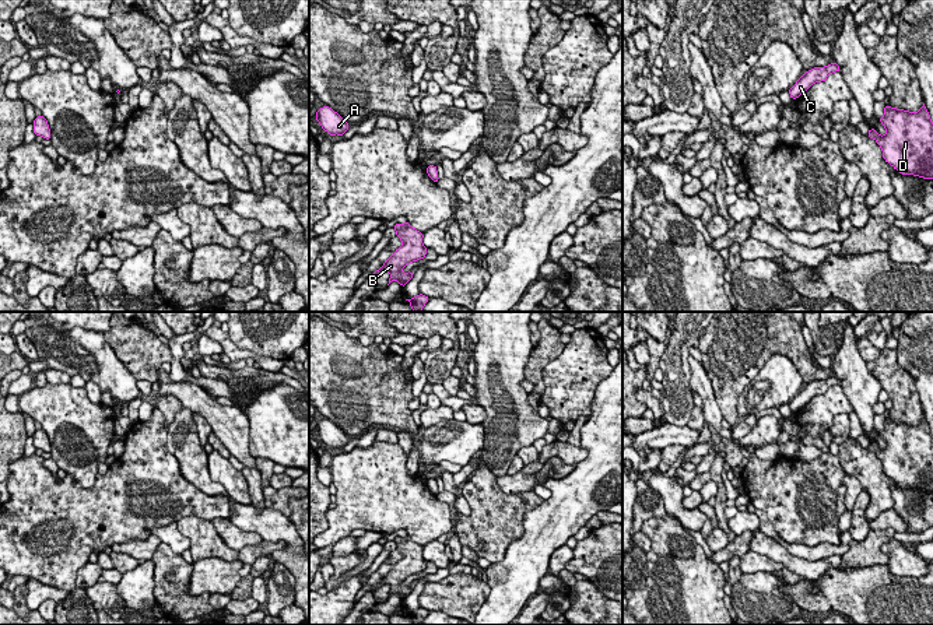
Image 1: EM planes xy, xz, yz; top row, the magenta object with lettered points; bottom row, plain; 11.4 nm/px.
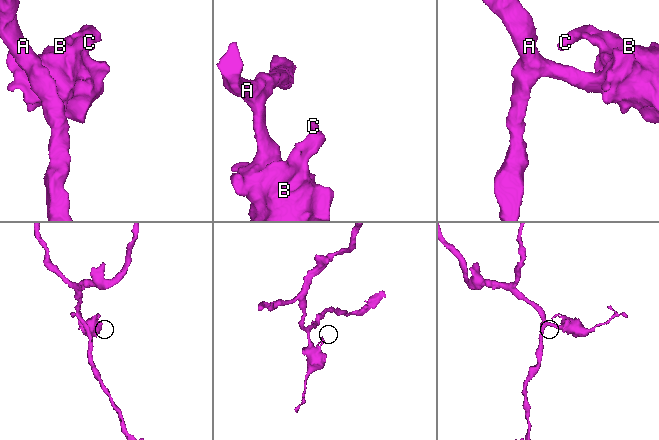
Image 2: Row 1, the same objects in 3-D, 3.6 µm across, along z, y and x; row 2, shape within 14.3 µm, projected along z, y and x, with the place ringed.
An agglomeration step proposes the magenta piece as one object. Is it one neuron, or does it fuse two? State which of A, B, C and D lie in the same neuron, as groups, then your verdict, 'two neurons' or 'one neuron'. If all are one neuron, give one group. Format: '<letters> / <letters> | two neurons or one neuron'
A B C D | one neuron

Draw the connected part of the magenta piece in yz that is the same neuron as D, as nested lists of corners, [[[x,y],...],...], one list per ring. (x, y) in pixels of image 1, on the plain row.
[[[925,417],[919,425],[908,425],[885,418],[880,435],[887,446],[880,449],[877,443],[870,442],[867,449],[881,460],[885,475],[902,488],[933,492],[933,436]]]

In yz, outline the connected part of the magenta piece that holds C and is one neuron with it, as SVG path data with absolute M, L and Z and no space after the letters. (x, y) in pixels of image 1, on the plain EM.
M831 376L825 380L814 380L806 385L796 397L789 403L790 411L796 412L806 405L814 396L825 394L831 386L841 385L836 376Z

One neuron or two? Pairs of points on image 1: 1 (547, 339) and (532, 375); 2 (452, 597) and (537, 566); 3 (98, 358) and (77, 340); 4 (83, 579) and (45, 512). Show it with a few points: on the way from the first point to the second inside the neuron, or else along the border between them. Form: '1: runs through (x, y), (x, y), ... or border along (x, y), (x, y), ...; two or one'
1: runs through (547, 347), (535, 367); one
2: border along (487, 582), (490, 594), (479, 610); two
3: runs through (93, 353), (83, 346); one
4: border along (88, 561), (79, 569), (74, 585); two

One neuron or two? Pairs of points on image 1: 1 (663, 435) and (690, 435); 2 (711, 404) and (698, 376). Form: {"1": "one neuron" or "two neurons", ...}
{"1": "one neuron", "2": "one neuron"}

